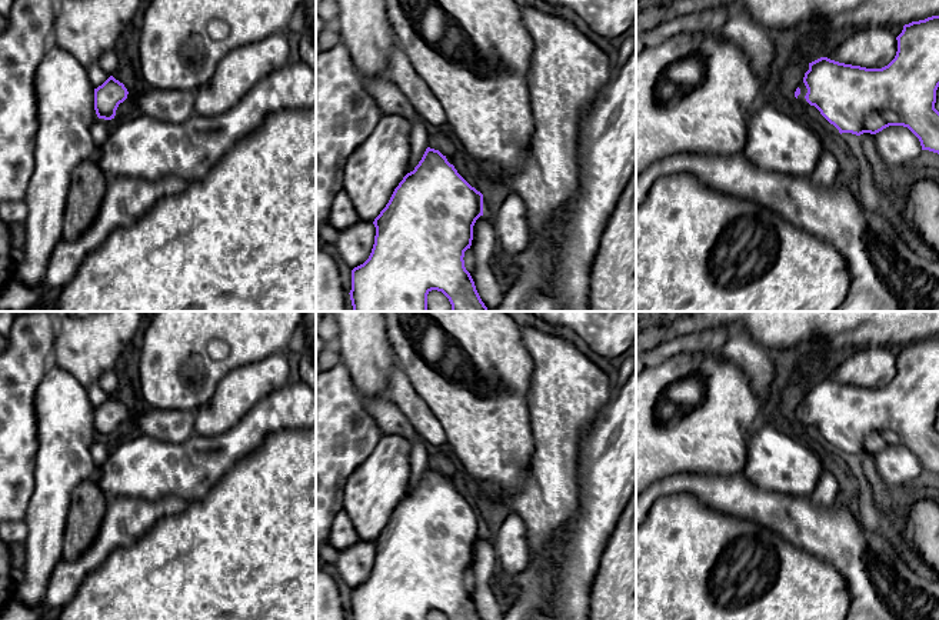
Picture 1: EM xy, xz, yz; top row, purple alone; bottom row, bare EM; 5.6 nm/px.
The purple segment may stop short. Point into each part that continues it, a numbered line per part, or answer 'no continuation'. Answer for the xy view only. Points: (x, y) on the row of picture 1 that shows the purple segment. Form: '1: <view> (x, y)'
1: xy (176, 106)

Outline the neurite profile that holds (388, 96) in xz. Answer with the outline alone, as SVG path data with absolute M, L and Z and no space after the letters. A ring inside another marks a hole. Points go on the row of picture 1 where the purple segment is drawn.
M362 77L364 89L376 100L384 114L400 114L410 123L419 117L406 96L386 77Z

